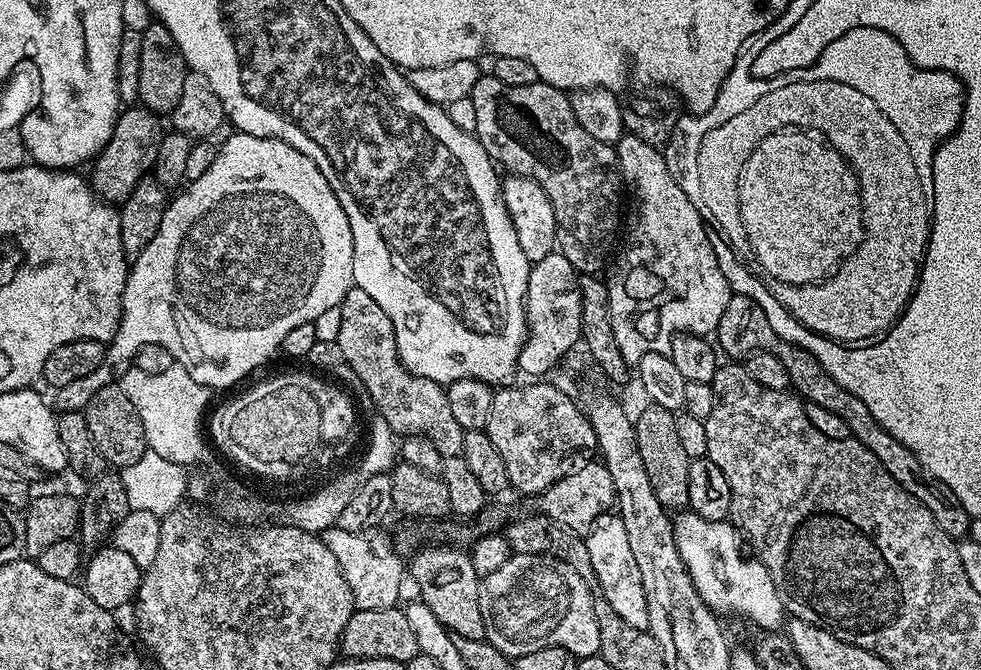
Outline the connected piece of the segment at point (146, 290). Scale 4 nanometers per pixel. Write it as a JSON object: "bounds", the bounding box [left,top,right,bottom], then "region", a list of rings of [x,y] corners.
{"bounds":[106,131,354,390],"region":[[[233,131],[232,137],[216,149],[214,162],[210,162],[210,170],[202,174],[202,178],[191,181],[185,192],[173,195],[169,199],[166,210],[162,214],[162,226],[158,226],[158,234],[150,238],[150,246],[142,250],[131,261],[128,269],[128,281],[124,291],[124,305],[120,315],[120,328],[116,337],[110,341],[106,348],[109,361],[116,364],[127,365],[135,361],[138,350],[143,344],[157,344],[170,350],[173,361],[179,367],[185,368],[202,386],[209,390],[228,388],[239,380],[244,380],[255,368],[260,368],[272,355],[280,352],[280,343],[294,326],[314,324],[326,310],[340,307],[342,298],[354,286],[354,234],[350,234],[350,218],[346,218],[346,210],[342,210],[342,202],[338,202],[338,194],[330,190],[330,182],[322,178],[322,170],[314,166],[306,154],[294,150],[281,140],[274,138],[258,138],[254,134]]]}

